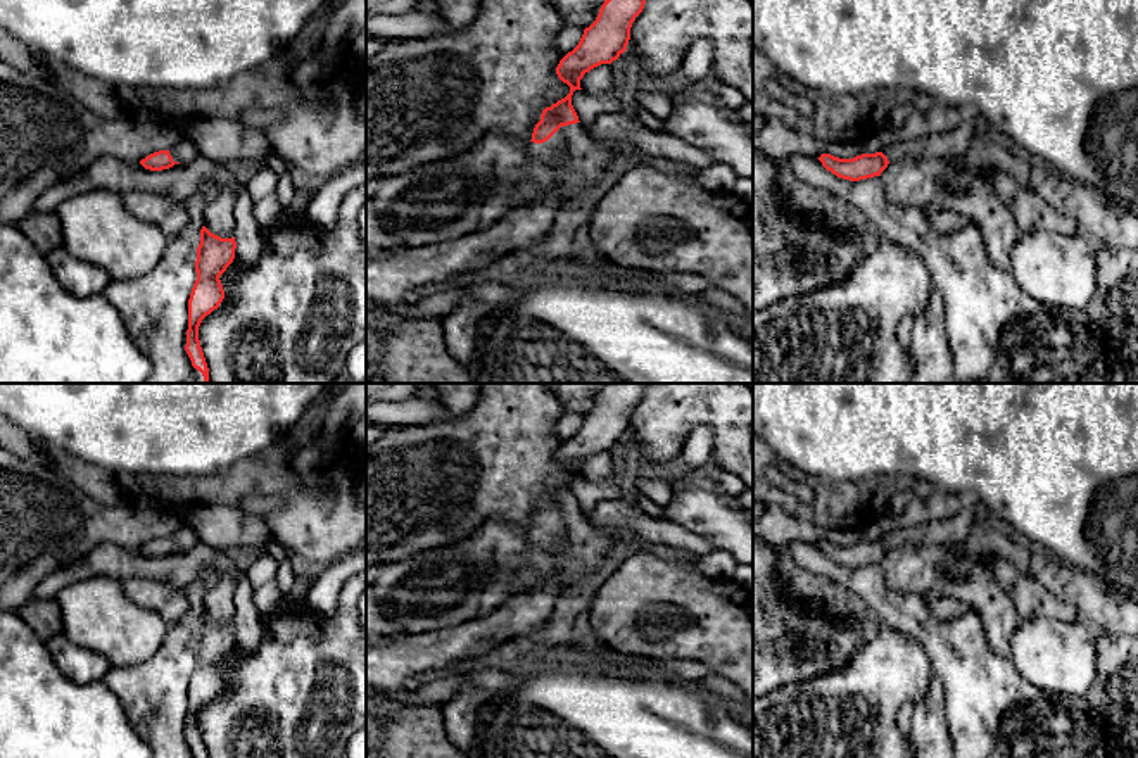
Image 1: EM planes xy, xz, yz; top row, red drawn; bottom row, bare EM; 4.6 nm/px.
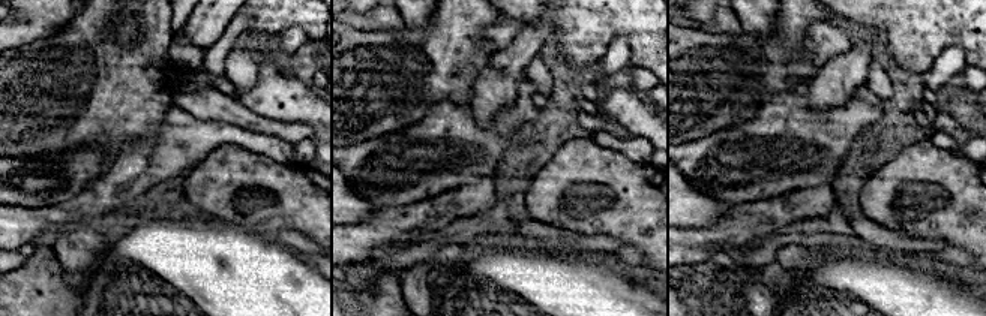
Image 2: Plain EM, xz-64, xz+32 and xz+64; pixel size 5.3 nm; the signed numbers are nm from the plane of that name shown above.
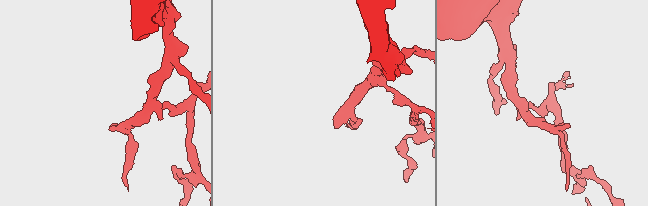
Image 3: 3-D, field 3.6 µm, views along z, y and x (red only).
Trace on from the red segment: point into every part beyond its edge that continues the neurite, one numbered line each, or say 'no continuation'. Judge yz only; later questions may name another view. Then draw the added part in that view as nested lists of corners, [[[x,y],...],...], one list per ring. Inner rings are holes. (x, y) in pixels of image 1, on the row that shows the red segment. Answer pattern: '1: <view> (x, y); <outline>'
1: yz (950, 145); [[[969,112],[965,121],[951,131],[893,143],[881,152],[888,157],[889,164],[908,157],[938,157],[945,161],[957,161],[965,157],[969,152],[974,136],[974,124],[974,117]]]

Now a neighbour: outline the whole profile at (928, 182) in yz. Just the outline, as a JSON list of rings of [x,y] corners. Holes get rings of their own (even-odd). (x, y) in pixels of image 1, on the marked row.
[[[938,157],[891,162],[879,180],[889,202],[922,211],[939,207],[970,219],[981,230],[989,262],[1010,271],[1010,254],[1021,231],[989,180]]]

